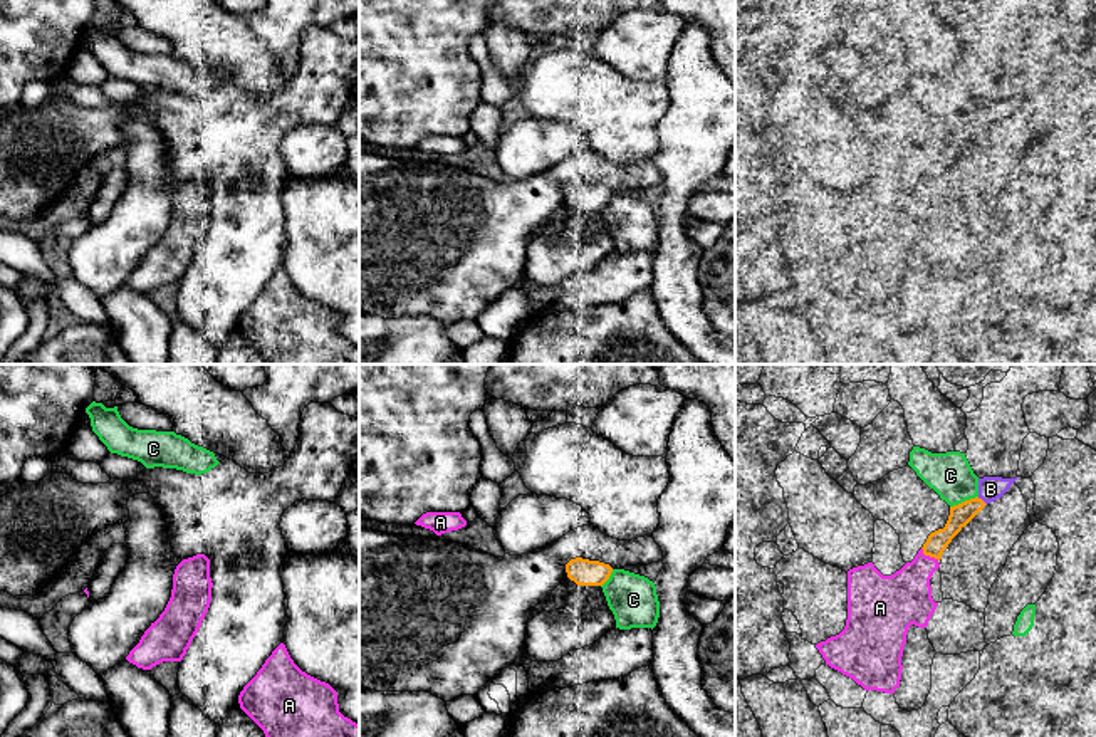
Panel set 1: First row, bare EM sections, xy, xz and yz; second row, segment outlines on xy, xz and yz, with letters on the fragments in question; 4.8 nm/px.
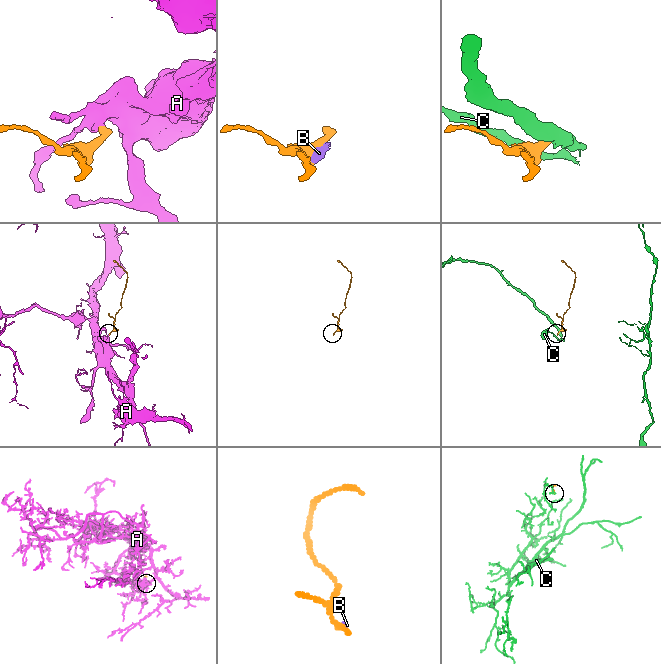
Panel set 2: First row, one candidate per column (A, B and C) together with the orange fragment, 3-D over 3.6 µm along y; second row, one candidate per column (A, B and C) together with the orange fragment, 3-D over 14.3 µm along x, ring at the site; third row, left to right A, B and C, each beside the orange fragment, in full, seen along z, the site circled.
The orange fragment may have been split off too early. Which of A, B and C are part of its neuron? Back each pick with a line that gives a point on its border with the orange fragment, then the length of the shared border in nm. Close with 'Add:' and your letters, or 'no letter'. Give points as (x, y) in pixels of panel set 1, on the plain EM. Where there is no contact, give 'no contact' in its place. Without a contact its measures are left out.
A: meets orange in yz at (928, 178); contact 110 nm long
Add: A

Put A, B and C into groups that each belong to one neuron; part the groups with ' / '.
A / B C

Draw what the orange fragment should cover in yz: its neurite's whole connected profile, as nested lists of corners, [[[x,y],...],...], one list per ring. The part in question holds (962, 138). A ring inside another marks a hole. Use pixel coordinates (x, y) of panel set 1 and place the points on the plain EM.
[[[979,121],[950,131],[943,153],[932,156],[911,186],[891,200],[883,200],[873,186],[848,195],[848,243],[844,254],[816,269],[826,289],[853,302],[864,314],[895,317],[901,304],[901,280],[911,248],[926,252],[938,227],[932,222],[930,203],[940,191],[952,163],[985,131]]]

